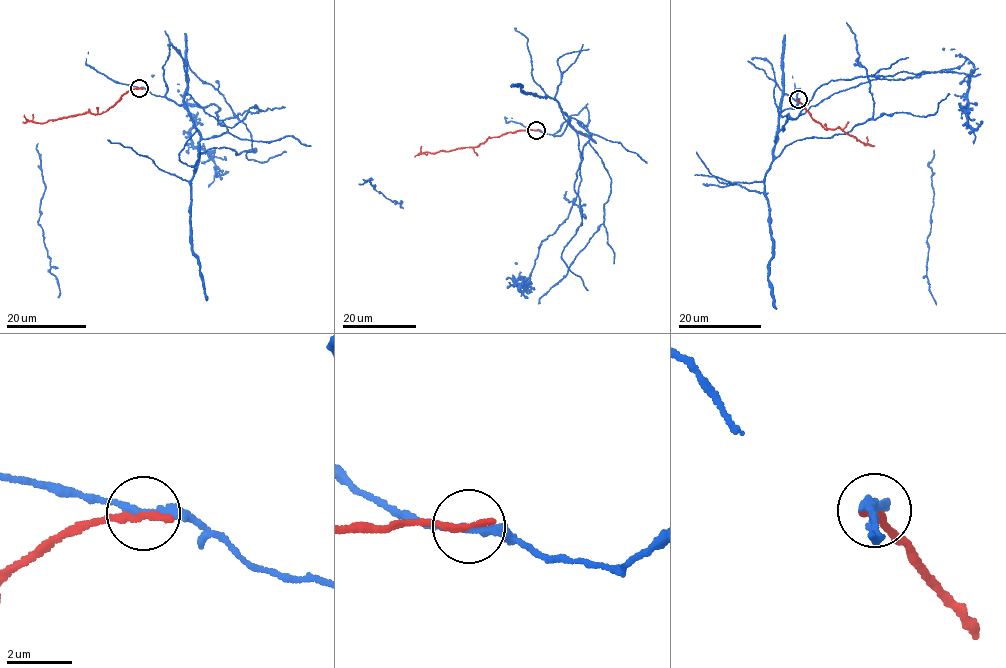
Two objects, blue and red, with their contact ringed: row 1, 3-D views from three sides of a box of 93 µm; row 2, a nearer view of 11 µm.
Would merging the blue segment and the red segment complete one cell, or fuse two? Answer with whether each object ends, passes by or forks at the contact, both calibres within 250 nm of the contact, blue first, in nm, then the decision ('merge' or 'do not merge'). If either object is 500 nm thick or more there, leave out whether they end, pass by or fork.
blue passes by | red ends | 200/240 nm | do not merge

